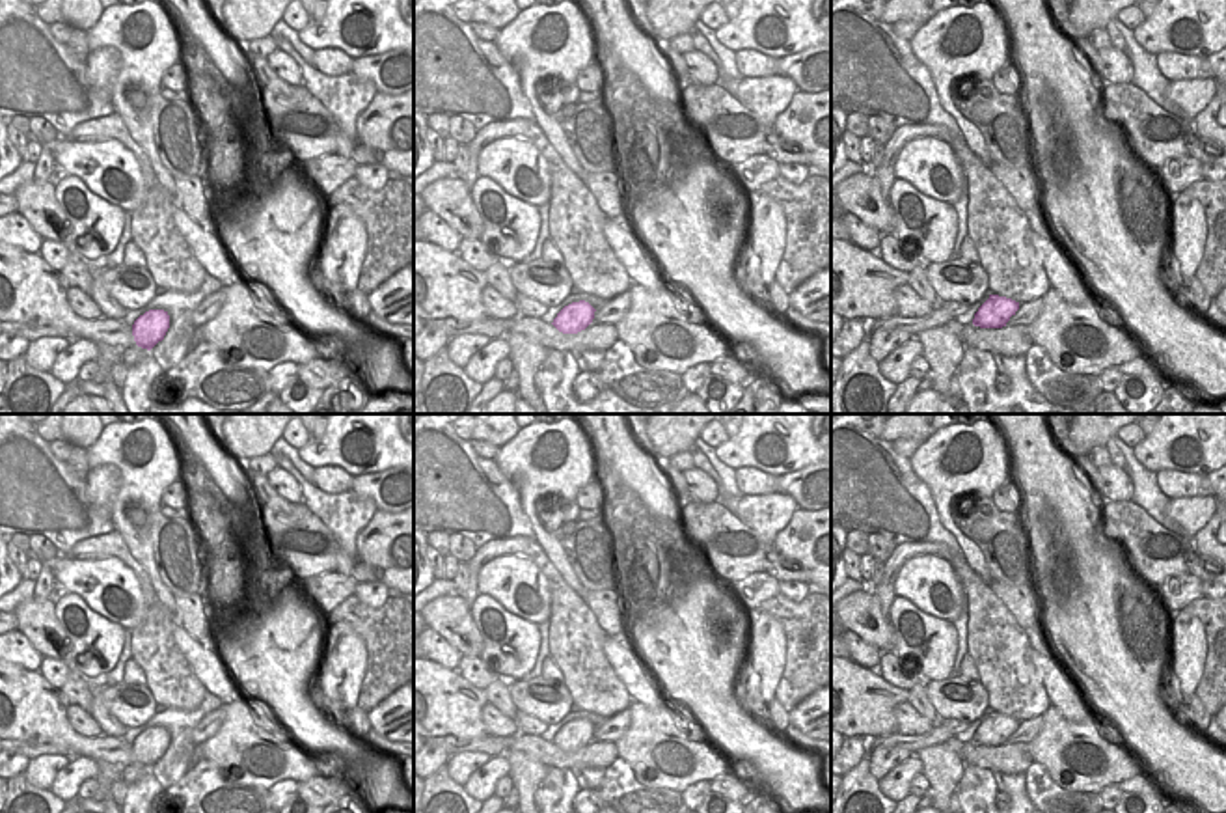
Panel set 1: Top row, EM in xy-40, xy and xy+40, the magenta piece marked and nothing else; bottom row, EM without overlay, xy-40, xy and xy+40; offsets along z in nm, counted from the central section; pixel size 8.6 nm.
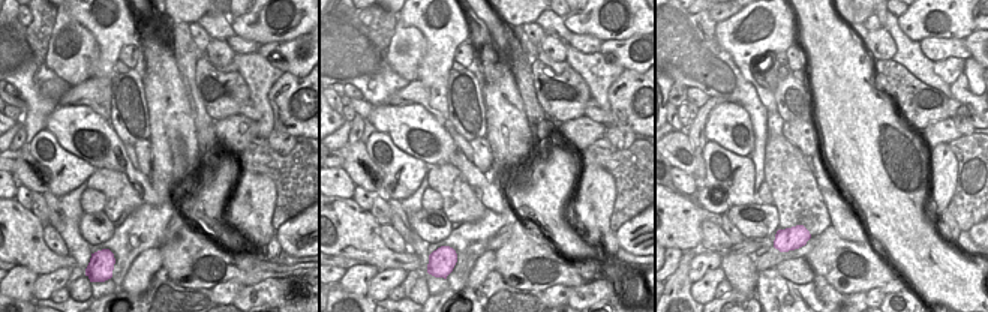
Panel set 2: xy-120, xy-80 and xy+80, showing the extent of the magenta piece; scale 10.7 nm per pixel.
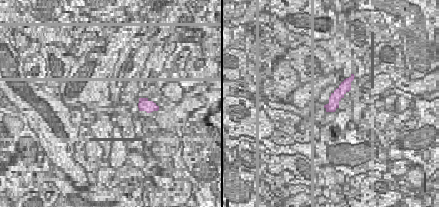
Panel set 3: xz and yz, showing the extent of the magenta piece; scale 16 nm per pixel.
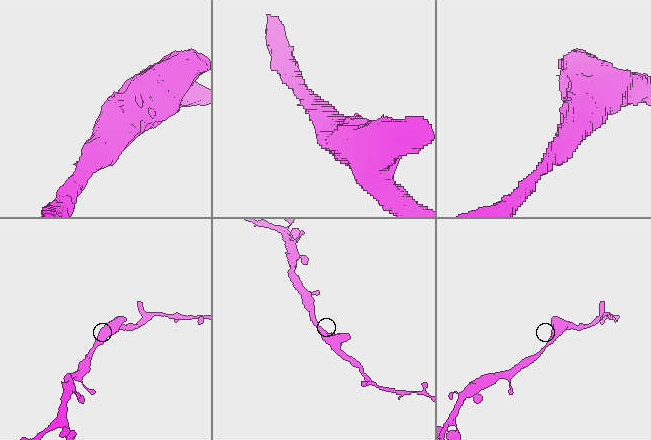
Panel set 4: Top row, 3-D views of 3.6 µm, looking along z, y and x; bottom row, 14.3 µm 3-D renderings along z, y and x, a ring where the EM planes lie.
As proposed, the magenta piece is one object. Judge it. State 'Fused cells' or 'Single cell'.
Single cell.

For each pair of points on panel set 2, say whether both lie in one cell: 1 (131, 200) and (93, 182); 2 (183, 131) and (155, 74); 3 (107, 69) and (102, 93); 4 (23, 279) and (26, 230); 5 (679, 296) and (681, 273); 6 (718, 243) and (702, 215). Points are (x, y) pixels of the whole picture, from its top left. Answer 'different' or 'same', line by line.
1: same
2: same
3: different
4: different
5: same
6: different

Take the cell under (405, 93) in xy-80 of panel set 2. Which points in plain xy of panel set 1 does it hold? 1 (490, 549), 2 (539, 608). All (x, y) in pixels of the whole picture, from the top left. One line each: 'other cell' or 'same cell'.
1: same cell
2: other cell

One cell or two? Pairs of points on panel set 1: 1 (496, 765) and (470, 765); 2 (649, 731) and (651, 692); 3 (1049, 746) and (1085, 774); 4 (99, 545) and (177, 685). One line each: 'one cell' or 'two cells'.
1: two cells
2: two cells
3: one cell
4: one cell

